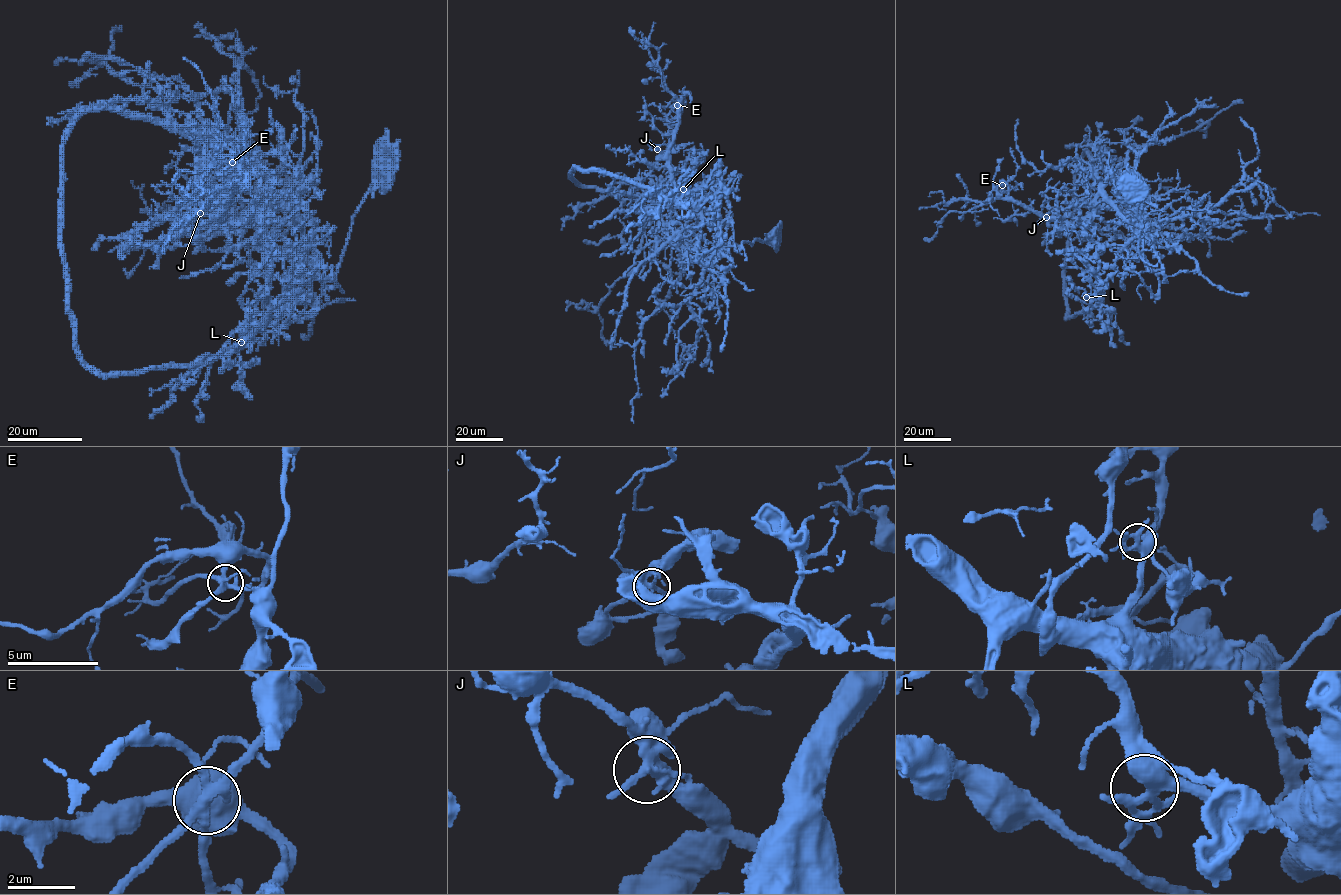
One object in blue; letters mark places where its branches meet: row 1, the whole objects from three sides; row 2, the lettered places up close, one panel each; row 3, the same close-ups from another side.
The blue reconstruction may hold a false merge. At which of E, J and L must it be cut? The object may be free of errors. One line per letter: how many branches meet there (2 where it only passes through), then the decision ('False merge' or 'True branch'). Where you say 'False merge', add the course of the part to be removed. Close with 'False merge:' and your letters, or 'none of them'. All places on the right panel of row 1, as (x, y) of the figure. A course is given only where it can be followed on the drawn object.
E: Branches: 5. False merge. Course of the part to remove: (1002, 185), (1016, 173), (1017, 166), (1010, 148)
J: Branches: 4. True branch
L: Branches: 6. True branch
False merge: E

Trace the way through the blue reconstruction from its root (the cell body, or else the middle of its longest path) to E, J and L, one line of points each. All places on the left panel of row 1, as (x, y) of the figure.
E: (384, 164), (327, 287), (321, 254), (262, 178), (256, 205), (224, 225), (232, 162)
J: (384, 164), (332, 287), (262, 178), (232, 225), (219, 204), (200, 213)
L: (384, 164), (336, 284), (326, 286), (307, 238), (299, 258), (304, 245), (286, 254), (287, 296), (241, 342)

